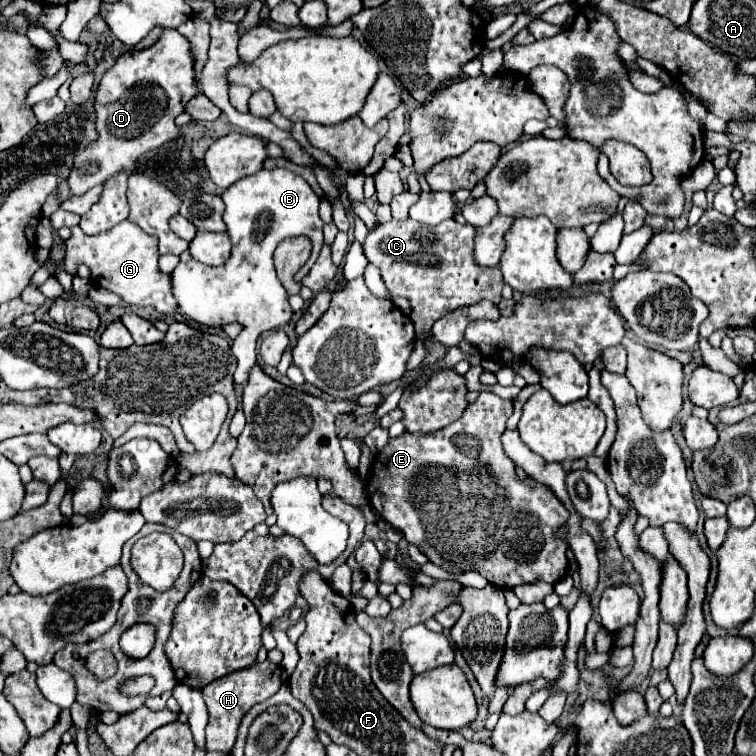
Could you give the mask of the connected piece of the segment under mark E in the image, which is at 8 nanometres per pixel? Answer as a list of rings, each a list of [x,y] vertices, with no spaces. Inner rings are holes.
[[[480,391],[478,399],[466,407],[466,411],[462,413],[462,417],[456,421],[456,423],[450,423],[448,427],[440,429],[440,431],[434,431],[434,433],[408,433],[404,431],[402,435],[390,439],[376,455],[374,459],[374,465],[372,465],[372,475],[370,475],[370,481],[368,481],[368,497],[370,497],[370,505],[372,509],[384,519],[388,521],[394,529],[398,529],[404,539],[412,545],[416,545],[422,553],[428,555],[430,561],[436,561],[436,557],[440,555],[440,567],[448,569],[448,571],[454,571],[454,573],[460,573],[460,571],[478,571],[484,579],[488,579],[488,583],[496,585],[496,587],[502,587],[502,589],[512,589],[516,585],[522,585],[522,583],[536,583],[536,581],[546,581],[546,583],[556,583],[560,581],[566,571],[568,571],[568,559],[566,559],[566,543],[564,541],[558,541],[552,537],[554,529],[558,529],[566,519],[568,519],[568,509],[566,505],[554,495],[554,491],[550,491],[548,485],[544,483],[538,483],[534,479],[526,479],[526,481],[520,481],[516,477],[516,471],[514,471],[514,463],[504,455],[502,451],[502,445],[500,445],[500,435],[504,433],[506,429],[506,421],[508,417],[512,415],[514,411],[514,401],[512,399],[502,399],[490,391]]]

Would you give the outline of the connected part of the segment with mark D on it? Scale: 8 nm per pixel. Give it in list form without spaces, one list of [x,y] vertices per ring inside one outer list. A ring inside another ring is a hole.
[[[164,29],[154,45],[124,53],[100,81],[96,95],[98,139],[74,159],[74,169],[68,177],[72,195],[86,193],[120,169],[132,169],[146,151],[174,141],[178,137],[174,119],[196,93],[190,43],[178,31]]]

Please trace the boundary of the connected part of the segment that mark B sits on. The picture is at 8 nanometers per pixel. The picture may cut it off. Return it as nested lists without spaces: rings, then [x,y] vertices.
[[[276,167],[272,171],[260,169],[248,175],[228,189],[222,191],[226,205],[224,223],[226,233],[232,241],[232,255],[220,267],[208,267],[198,261],[178,263],[172,271],[172,293],[178,301],[182,313],[206,327],[222,327],[224,323],[240,323],[243,330],[231,347],[237,359],[234,383],[242,385],[256,363],[256,339],[278,327],[284,327],[292,319],[292,309],[286,291],[274,269],[274,249],[286,237],[306,235],[312,239],[312,255],[306,265],[294,275],[294,279],[304,279],[310,267],[316,263],[322,249],[322,221],[318,217],[320,197],[310,189],[310,185],[296,173]]]

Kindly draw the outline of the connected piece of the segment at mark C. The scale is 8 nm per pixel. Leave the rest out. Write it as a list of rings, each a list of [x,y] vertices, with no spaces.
[[[392,219],[390,223],[376,225],[368,233],[364,253],[368,261],[380,269],[390,293],[410,301],[410,319],[414,323],[416,337],[426,335],[436,319],[462,305],[476,303],[480,299],[490,299],[492,303],[500,301],[500,291],[504,286],[502,273],[498,267],[476,267],[476,263],[472,263],[472,243],[474,227],[460,225],[454,219],[436,227],[412,219]]]

